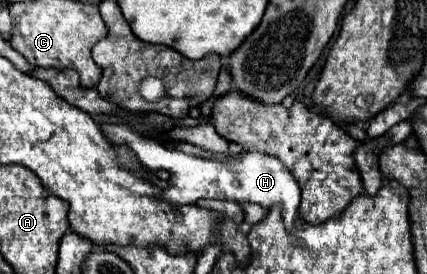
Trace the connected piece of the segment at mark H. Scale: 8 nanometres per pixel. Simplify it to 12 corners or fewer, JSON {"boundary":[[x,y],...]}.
{"boundary":[[103,123],[150,171],[170,171],[162,199],[282,205],[294,229],[300,187],[276,157],[210,161]]}

